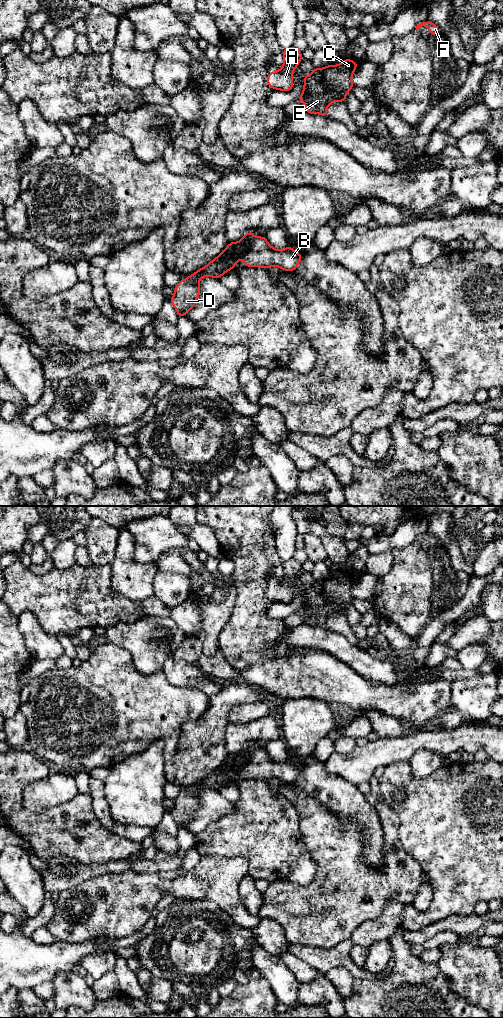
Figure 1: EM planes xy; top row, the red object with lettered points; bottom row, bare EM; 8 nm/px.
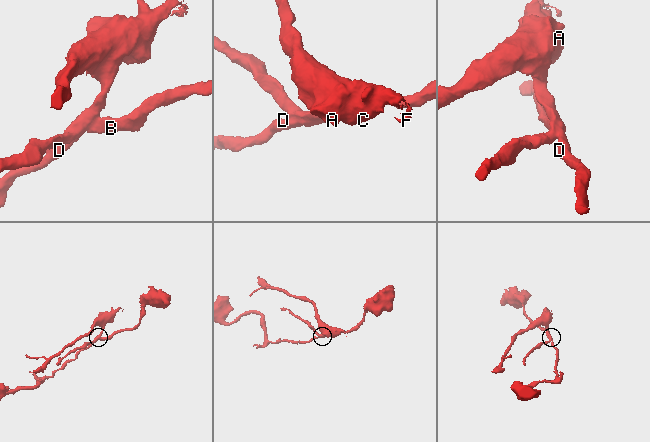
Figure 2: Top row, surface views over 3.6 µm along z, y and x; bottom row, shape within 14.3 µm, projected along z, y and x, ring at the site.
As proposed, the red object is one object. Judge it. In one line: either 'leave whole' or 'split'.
split

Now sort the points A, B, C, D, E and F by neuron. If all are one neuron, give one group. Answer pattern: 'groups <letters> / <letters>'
groups A C E F / B D

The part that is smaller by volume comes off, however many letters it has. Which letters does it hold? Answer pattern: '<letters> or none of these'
A, C, E, F

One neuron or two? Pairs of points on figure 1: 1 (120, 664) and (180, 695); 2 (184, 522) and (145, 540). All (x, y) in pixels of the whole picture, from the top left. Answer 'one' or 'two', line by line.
1: one
2: two

